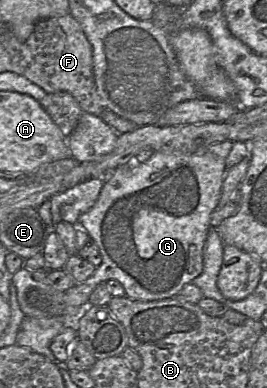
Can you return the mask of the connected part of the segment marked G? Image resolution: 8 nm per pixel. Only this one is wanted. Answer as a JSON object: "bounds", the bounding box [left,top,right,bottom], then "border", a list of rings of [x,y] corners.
{"bounds":[16,141,234,364],"border":[[[224,141],[208,146],[195,154],[174,154],[154,151],[143,163],[132,162],[119,166],[105,178],[94,205],[81,214],[77,226],[84,229],[98,246],[102,262],[84,282],[76,283],[64,292],[64,309],[60,316],[51,318],[25,317],[16,345],[30,348],[58,364],[50,344],[69,326],[76,326],[83,310],[89,305],[90,294],[100,283],[114,279],[119,281],[128,298],[138,301],[154,301],[174,297],[184,285],[198,277],[203,270],[203,248],[210,225],[210,216],[216,209],[226,173],[226,159],[234,142]]]}

